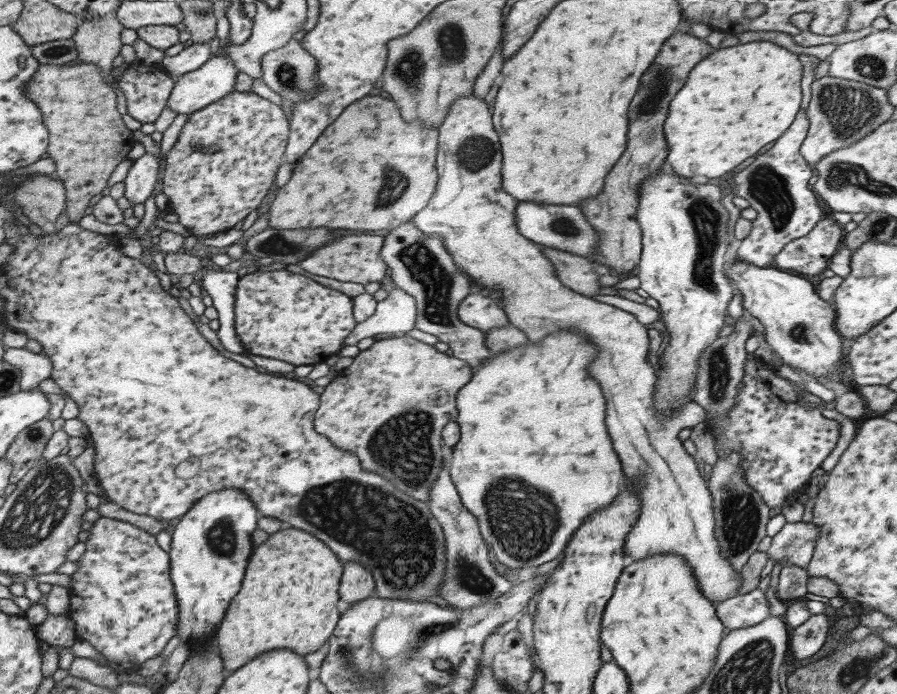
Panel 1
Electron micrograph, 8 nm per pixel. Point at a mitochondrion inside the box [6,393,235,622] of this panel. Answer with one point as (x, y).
(34, 435)

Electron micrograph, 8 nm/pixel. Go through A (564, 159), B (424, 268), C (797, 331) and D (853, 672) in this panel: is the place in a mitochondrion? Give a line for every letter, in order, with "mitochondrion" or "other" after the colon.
A: other
B: mitochondrion
C: mitochondrion
D: mitochondrion

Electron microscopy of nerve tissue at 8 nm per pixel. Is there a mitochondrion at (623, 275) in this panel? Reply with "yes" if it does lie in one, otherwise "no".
no

